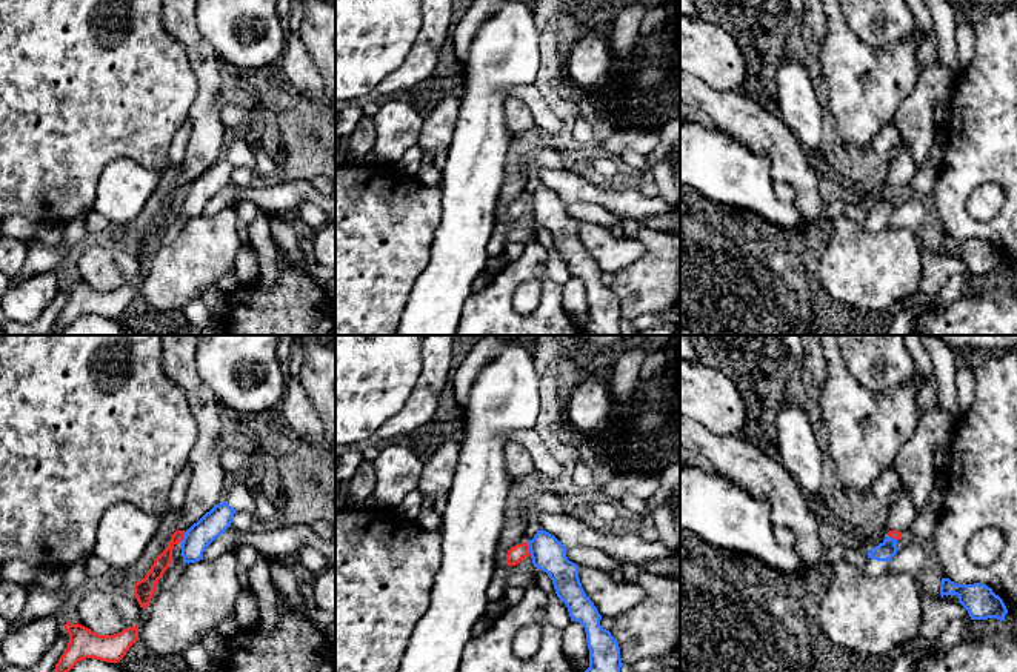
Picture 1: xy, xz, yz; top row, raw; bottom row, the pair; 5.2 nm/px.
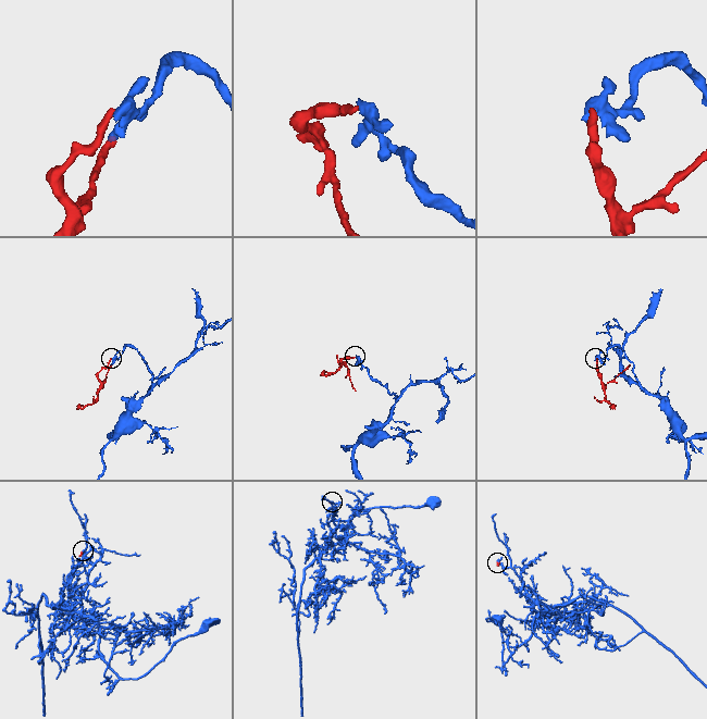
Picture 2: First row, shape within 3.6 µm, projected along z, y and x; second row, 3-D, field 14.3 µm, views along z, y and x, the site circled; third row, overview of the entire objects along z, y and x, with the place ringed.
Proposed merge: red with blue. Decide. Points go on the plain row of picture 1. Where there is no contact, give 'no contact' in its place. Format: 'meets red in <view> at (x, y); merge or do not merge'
meets red in xz at (528, 205); do not merge

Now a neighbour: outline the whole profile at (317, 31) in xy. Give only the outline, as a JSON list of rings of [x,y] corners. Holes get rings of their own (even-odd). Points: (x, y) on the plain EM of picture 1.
[[[302,0],[300,37],[335,103],[335,0]]]

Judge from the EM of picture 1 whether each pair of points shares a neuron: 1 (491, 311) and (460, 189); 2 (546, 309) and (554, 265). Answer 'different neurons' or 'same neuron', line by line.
1: different neurons
2: different neurons

